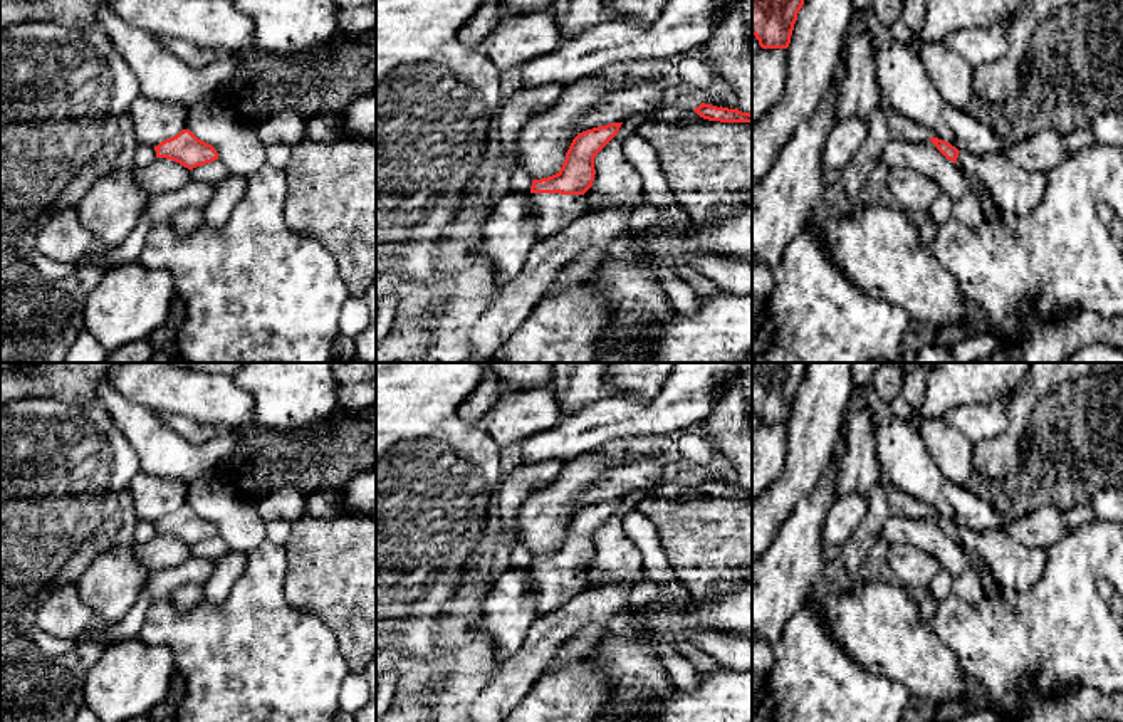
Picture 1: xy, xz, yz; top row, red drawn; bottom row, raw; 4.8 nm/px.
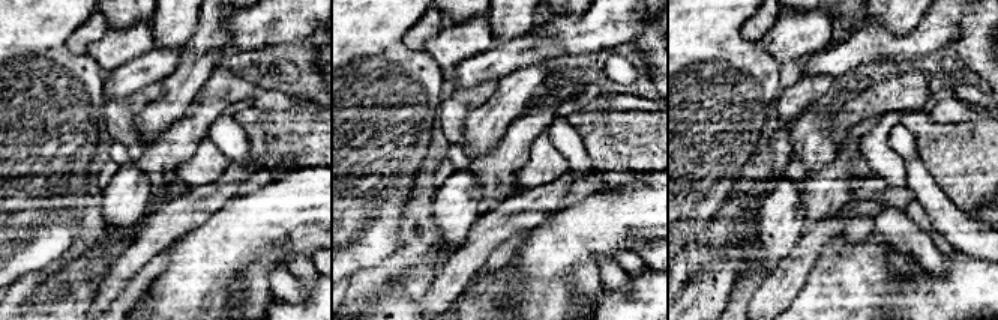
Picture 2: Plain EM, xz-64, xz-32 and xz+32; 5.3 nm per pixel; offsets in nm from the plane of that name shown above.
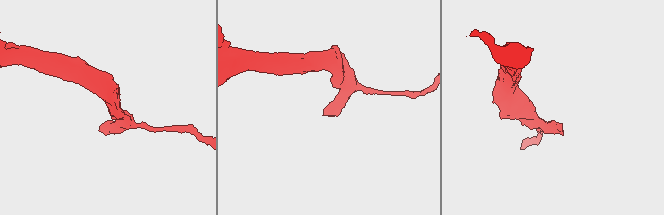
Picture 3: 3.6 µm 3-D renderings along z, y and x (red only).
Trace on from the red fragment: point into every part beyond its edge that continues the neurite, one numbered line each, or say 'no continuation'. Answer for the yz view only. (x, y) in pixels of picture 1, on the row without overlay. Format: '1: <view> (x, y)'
1: yz (1013, 565)

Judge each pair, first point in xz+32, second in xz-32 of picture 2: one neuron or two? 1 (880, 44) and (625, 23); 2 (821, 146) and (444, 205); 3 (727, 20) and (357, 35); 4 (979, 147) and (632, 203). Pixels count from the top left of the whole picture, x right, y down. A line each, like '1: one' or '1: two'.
1: one
2: two
3: one
4: two

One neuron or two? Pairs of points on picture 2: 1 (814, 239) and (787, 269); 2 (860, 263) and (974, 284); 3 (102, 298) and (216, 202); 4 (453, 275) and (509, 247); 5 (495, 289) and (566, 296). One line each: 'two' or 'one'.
1: one
2: one
3: one
4: two
5: two

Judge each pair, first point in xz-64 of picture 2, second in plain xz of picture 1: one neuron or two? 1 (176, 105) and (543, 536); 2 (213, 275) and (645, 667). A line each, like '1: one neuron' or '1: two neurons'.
1: one neuron
2: one neuron

